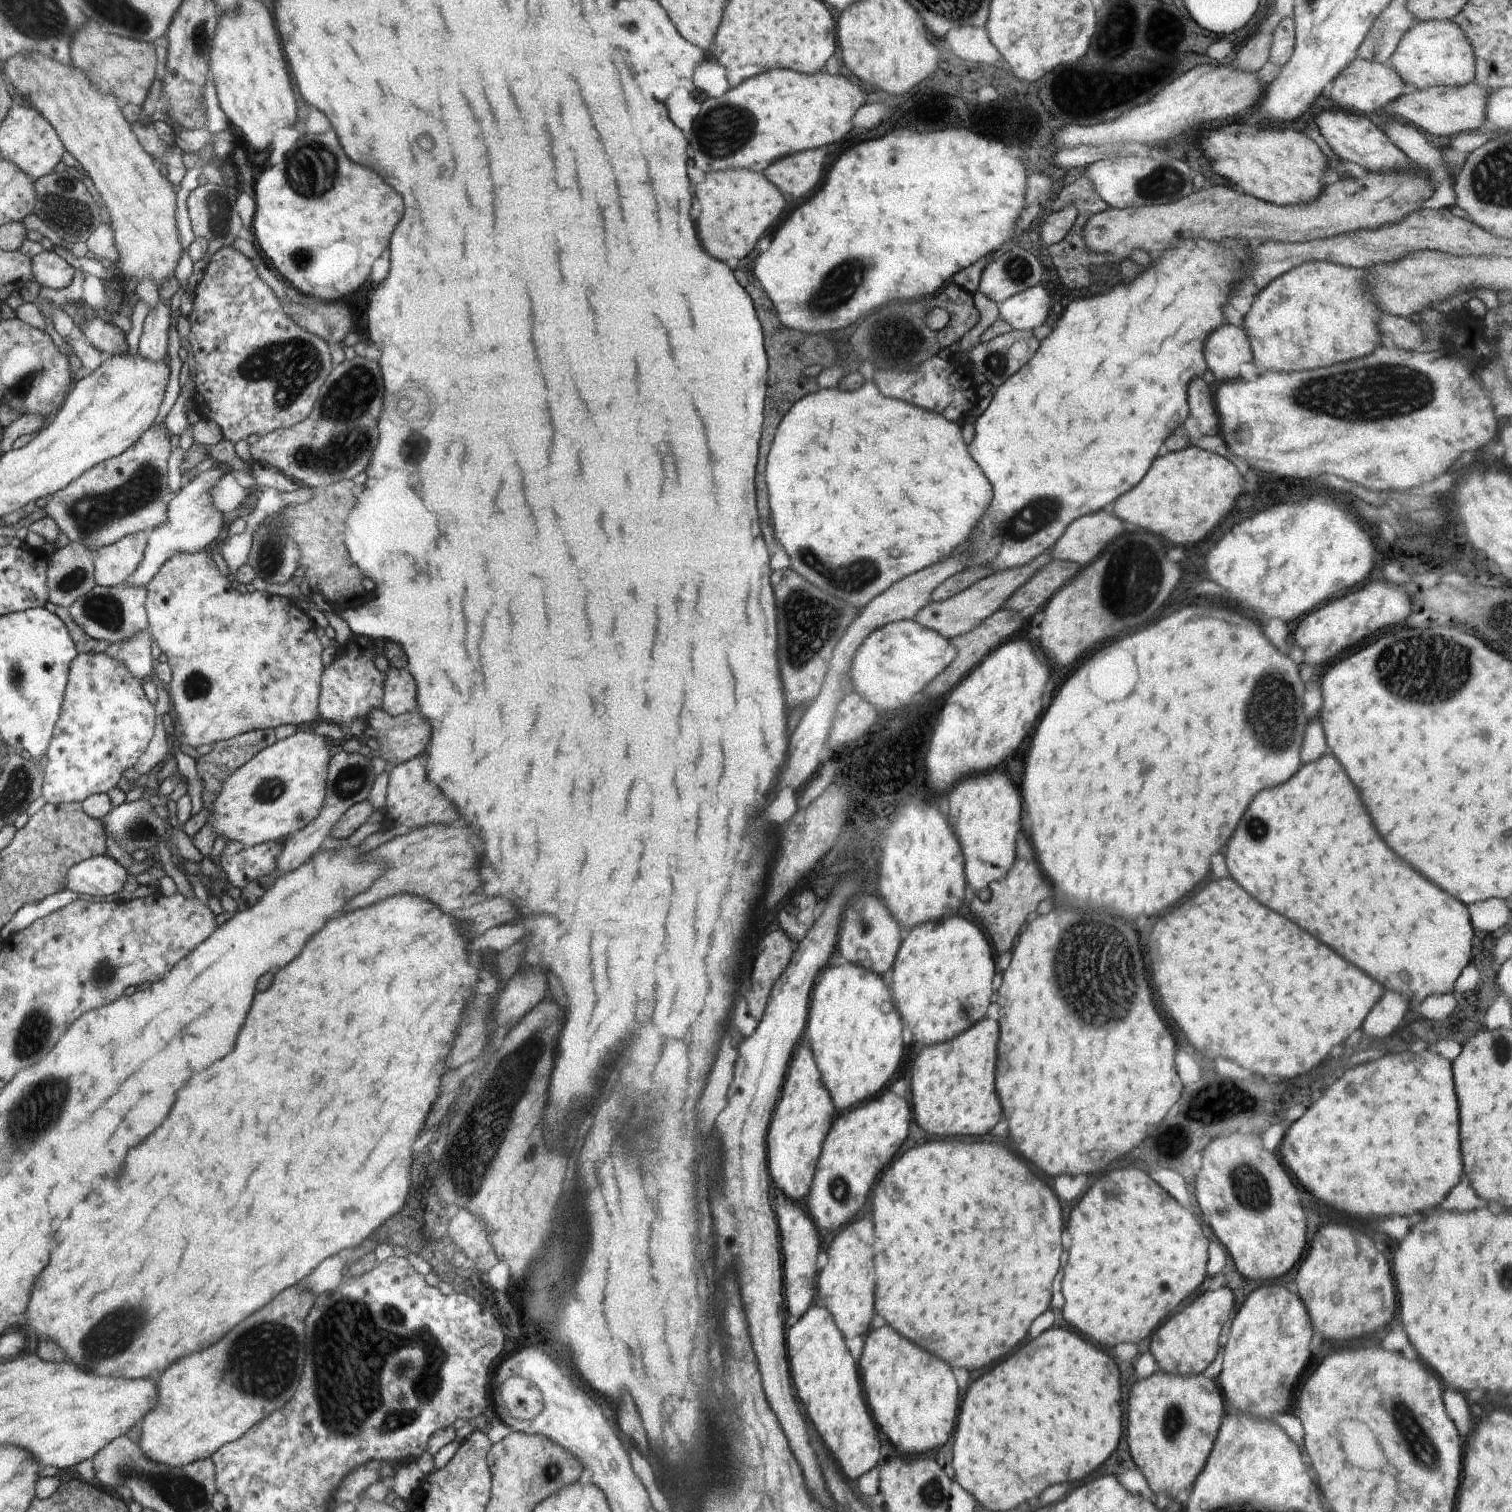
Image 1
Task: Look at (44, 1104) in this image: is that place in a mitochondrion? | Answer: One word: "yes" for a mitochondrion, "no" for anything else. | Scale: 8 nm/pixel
yes

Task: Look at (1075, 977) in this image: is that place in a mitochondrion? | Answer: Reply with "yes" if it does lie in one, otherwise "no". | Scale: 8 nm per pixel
yes

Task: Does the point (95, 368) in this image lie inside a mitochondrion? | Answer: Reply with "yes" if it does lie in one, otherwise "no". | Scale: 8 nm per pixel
no

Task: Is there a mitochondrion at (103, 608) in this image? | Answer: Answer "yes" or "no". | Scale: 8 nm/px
yes

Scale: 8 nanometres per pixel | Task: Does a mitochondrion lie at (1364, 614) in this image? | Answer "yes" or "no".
no

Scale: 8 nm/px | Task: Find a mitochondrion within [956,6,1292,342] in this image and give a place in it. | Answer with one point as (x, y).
(1166, 181)

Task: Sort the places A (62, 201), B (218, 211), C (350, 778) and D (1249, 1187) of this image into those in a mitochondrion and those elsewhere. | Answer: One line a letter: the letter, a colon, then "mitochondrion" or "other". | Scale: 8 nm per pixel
A: mitochondrion
B: mitochondrion
C: mitochondrion
D: mitochondrion

